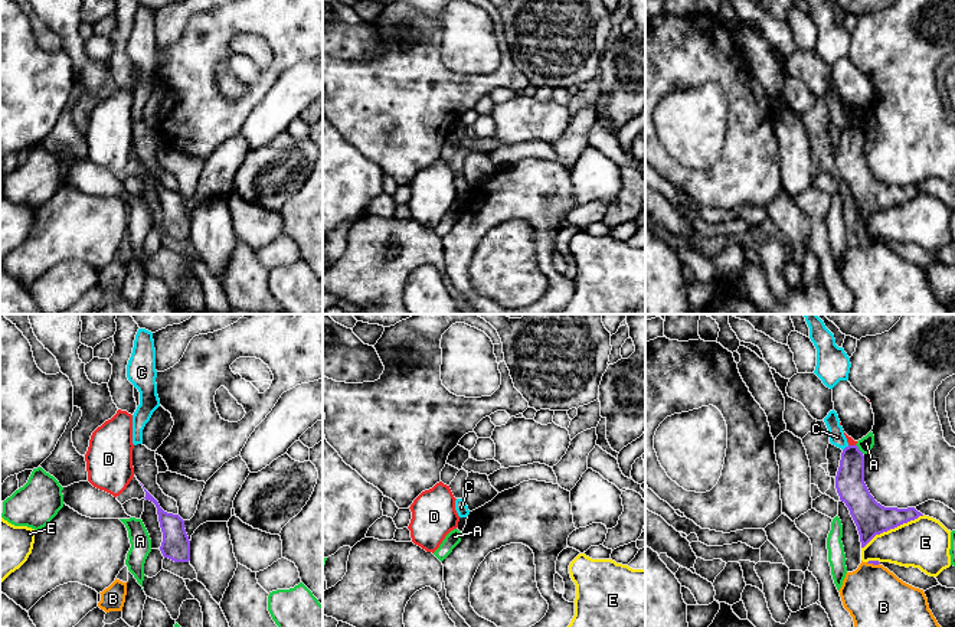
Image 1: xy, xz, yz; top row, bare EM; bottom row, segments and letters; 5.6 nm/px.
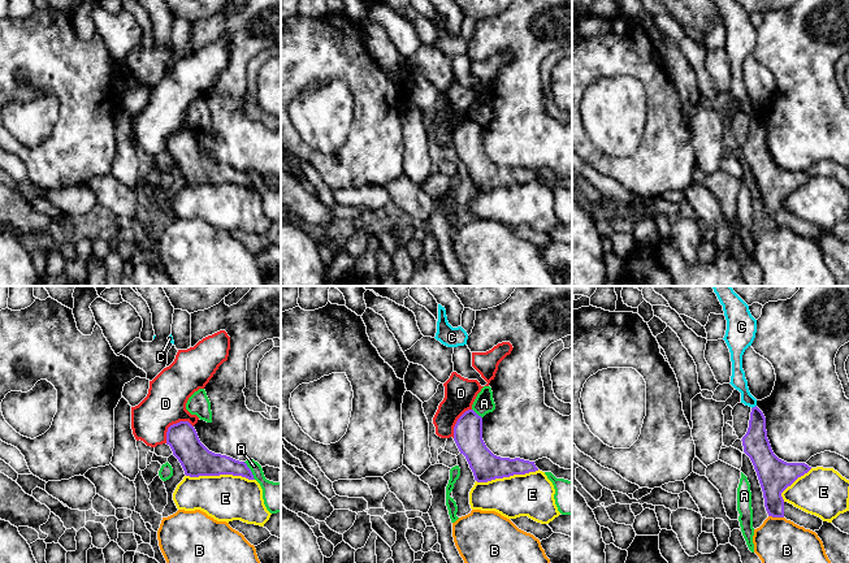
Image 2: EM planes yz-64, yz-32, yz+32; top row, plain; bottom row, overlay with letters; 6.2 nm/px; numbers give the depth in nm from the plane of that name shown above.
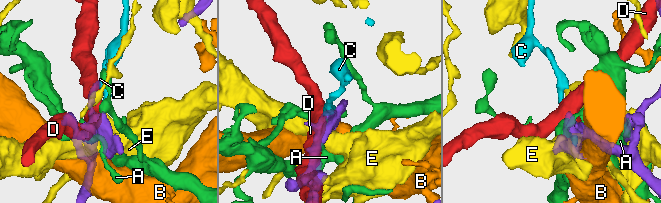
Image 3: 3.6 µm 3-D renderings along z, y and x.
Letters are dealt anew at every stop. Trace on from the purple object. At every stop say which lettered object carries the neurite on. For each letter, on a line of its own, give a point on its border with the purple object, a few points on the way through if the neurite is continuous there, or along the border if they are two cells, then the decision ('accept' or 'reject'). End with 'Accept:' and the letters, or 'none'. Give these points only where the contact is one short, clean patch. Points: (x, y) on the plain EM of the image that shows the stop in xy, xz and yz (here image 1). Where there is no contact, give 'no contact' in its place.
A: meets purple in yz at (857, 126); reject
B: meets purple in yz at (873, 241); border along yz (866, 239), (879, 241); reject
C: meets purple in yz at (846, 124); border along yz (849, 123), (843, 127); reject
D: meets purple in yz at (852, 123); border along yz (849, 121), (854, 123); reject
E: meets purple in yz at (892, 205); reject
Accept: none

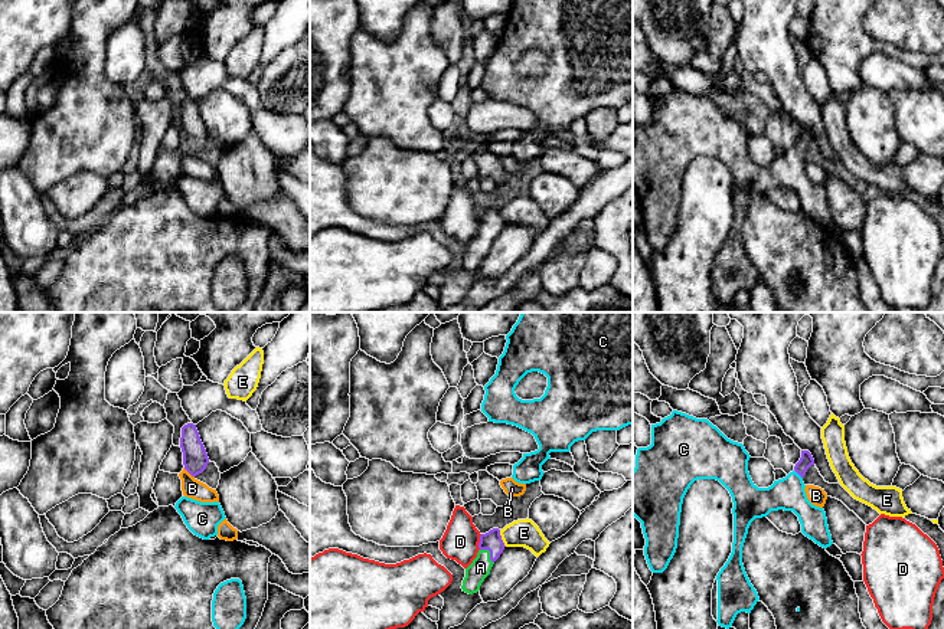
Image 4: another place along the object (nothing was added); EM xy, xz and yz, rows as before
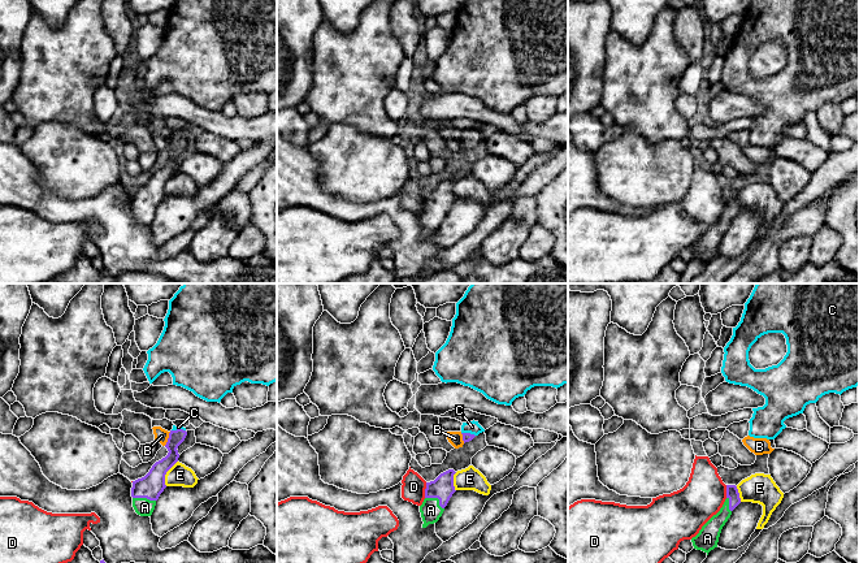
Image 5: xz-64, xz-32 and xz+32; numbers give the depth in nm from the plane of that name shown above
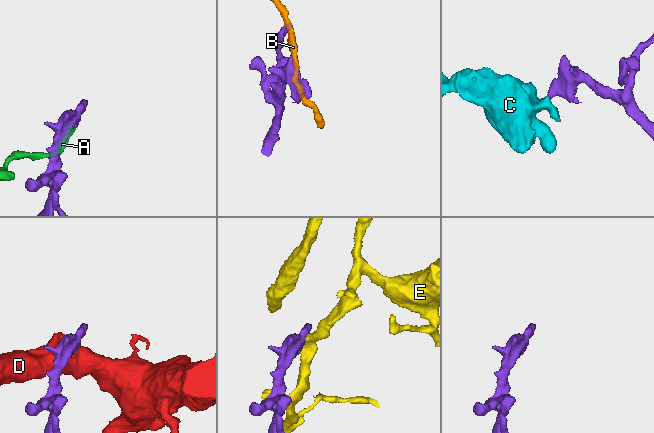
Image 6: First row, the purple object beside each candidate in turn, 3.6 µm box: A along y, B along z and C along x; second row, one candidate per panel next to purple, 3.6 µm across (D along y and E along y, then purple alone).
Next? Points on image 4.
A: meets purple in xz at (490, 231); runs through xz (492, 218), (490, 231), (480, 245); accept
B: meets purple in xy at (189, 150); border along xy (183, 146), (193, 154); reject
C: meets purple in yz at (797, 150); runs through yz (806, 138), (797, 150), (787, 172); accept
D: meets purple in xz at (480, 219); border along xz (482, 212), (479, 226); reject
E: meets purple in xz at (500, 216); reject
Accept: A, C

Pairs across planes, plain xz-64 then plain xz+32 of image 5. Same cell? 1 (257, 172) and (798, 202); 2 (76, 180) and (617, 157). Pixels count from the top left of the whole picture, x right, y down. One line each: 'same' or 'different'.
1: same
2: same

